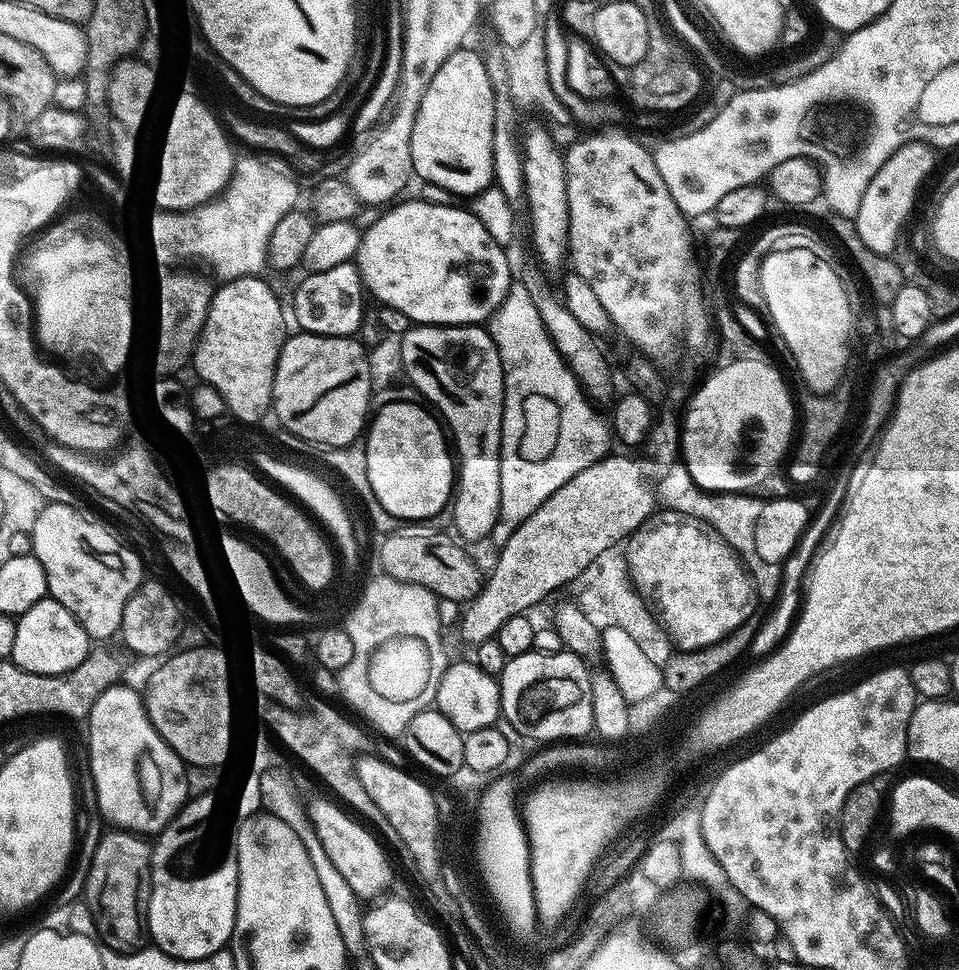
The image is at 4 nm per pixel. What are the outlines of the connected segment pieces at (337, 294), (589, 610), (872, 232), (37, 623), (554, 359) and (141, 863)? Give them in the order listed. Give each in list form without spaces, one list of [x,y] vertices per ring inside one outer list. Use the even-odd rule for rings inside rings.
[[[349,262],[342,266],[334,266],[334,270],[308,272],[305,277],[292,300],[292,308],[296,311],[299,327],[303,331],[313,332],[319,336],[355,337],[359,333],[366,309],[366,289],[360,276],[360,269],[355,263]]]
[[[615,548],[602,550],[594,561],[590,562],[586,570],[579,578],[579,585],[583,586],[588,596],[588,604],[583,605],[584,613],[594,626],[601,632],[609,629],[610,626],[618,626],[620,630],[626,631],[633,640],[645,652],[646,658],[659,664],[663,664],[671,655],[672,646],[669,642],[669,635],[653,611],[649,609],[644,598],[636,591],[628,574],[628,566],[621,553]]]
[[[909,142],[897,148],[878,174],[870,178],[870,186],[866,186],[866,194],[862,194],[862,206],[858,206],[854,223],[858,230],[858,238],[883,256],[891,256],[904,231],[904,223],[916,204],[916,195],[924,184],[924,179],[932,172],[936,164],[936,156],[924,144]]]
[[[39,600],[30,606],[30,610],[15,617],[15,621],[10,659],[24,672],[32,672],[36,676],[60,676],[63,672],[74,670],[90,651],[90,637],[86,630],[82,630],[79,620],[69,616],[57,600]]]
[[[515,285],[500,309],[492,315],[491,320],[487,321],[486,330],[492,335],[500,355],[504,386],[510,386],[510,388],[524,386],[528,390],[530,388],[534,390],[534,388],[542,388],[544,384],[546,386],[556,384],[558,398],[564,396],[564,404],[568,404],[568,432],[564,432],[560,440],[566,436],[580,436],[580,440],[576,440],[576,444],[580,444],[580,469],[586,470],[597,460],[602,460],[609,455],[609,425],[605,421],[604,424],[600,421],[599,414],[592,409],[593,401],[587,395],[576,396],[577,376],[572,372],[567,361],[560,356],[555,342],[548,337],[548,327],[544,325],[542,318],[538,318],[538,310],[534,310],[534,302],[530,302],[530,294],[526,294],[526,286]],[[572,428],[576,428],[576,432],[572,432]]]
[[[113,831],[113,836],[104,836],[92,852],[88,873],[84,876],[82,900],[92,912],[97,934],[101,942],[118,952],[137,952],[146,944],[148,922],[148,895],[152,893],[152,850],[143,835],[134,832]]]

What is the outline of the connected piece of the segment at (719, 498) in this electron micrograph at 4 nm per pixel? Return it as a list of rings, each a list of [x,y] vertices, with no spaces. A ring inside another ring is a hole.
[[[672,462],[664,472],[664,485],[659,485],[658,496],[664,500],[673,512],[690,514],[699,520],[706,520],[720,532],[720,537],[736,551],[736,555],[744,562],[755,585],[760,588],[760,594],[769,602],[775,601],[781,585],[781,565],[764,564],[758,558],[758,549],[754,543],[754,526],[758,526],[758,514],[762,514],[765,501],[756,494],[741,494],[739,492],[705,492],[690,478],[688,468],[682,462]]]

